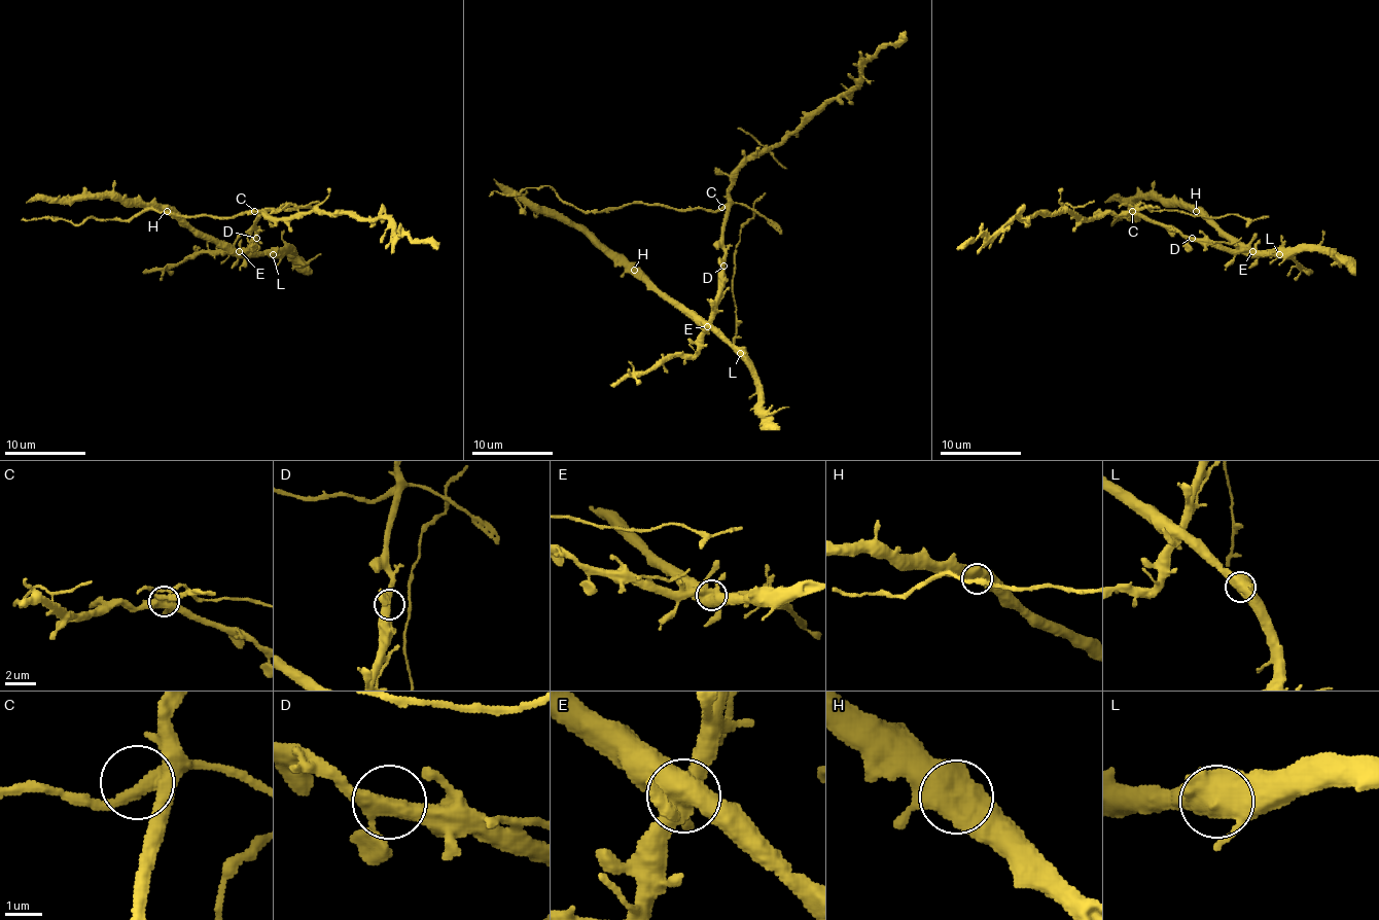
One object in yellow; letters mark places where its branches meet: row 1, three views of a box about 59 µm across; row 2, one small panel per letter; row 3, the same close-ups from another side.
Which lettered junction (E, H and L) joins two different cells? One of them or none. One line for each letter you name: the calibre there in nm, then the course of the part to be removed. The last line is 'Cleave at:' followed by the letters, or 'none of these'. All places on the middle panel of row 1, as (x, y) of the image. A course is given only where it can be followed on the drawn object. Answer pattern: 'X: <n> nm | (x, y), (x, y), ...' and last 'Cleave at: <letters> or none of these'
E: 600 nm | (707, 327), (717, 292), (730, 178), (748, 160), (781, 145), (827, 103), (852, 89), (862, 66), (906, 31)
Cleave at: E

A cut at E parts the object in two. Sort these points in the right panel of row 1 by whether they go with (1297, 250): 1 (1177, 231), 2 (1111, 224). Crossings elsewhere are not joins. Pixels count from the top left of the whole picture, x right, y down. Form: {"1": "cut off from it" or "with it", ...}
{"1": "cut off from it", "2": "cut off from it"}

